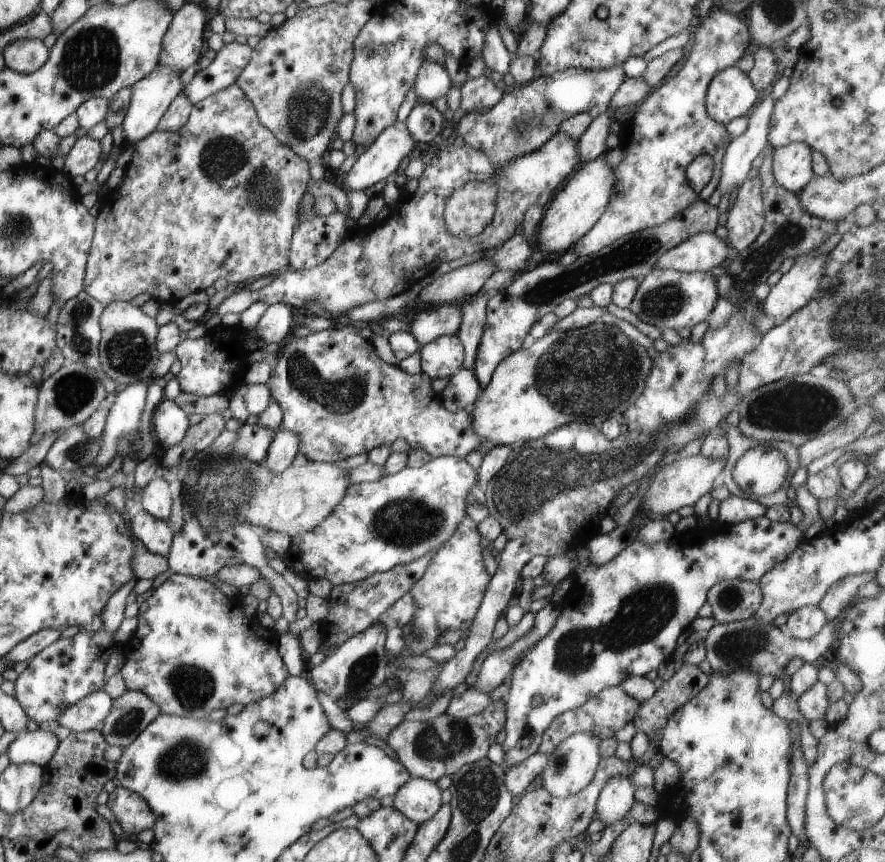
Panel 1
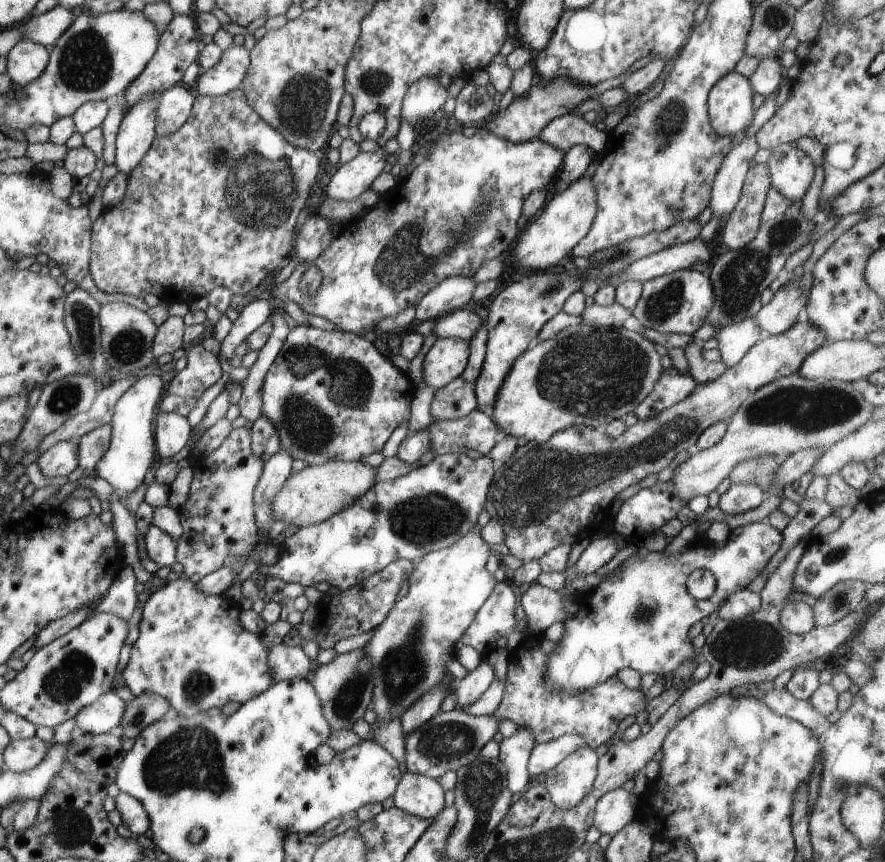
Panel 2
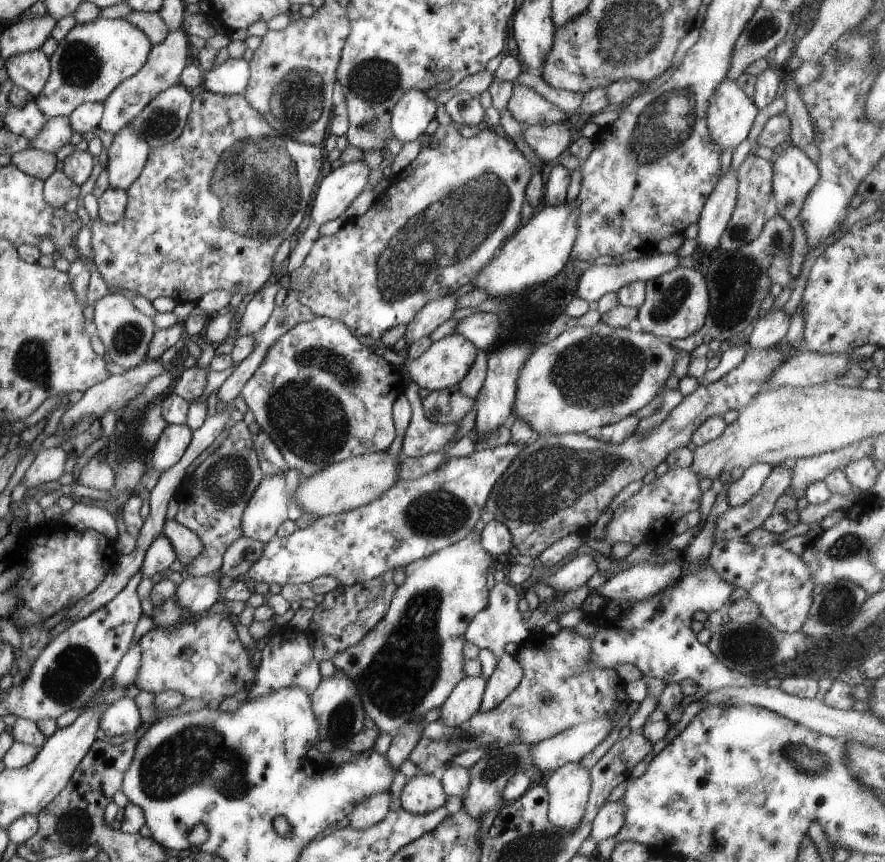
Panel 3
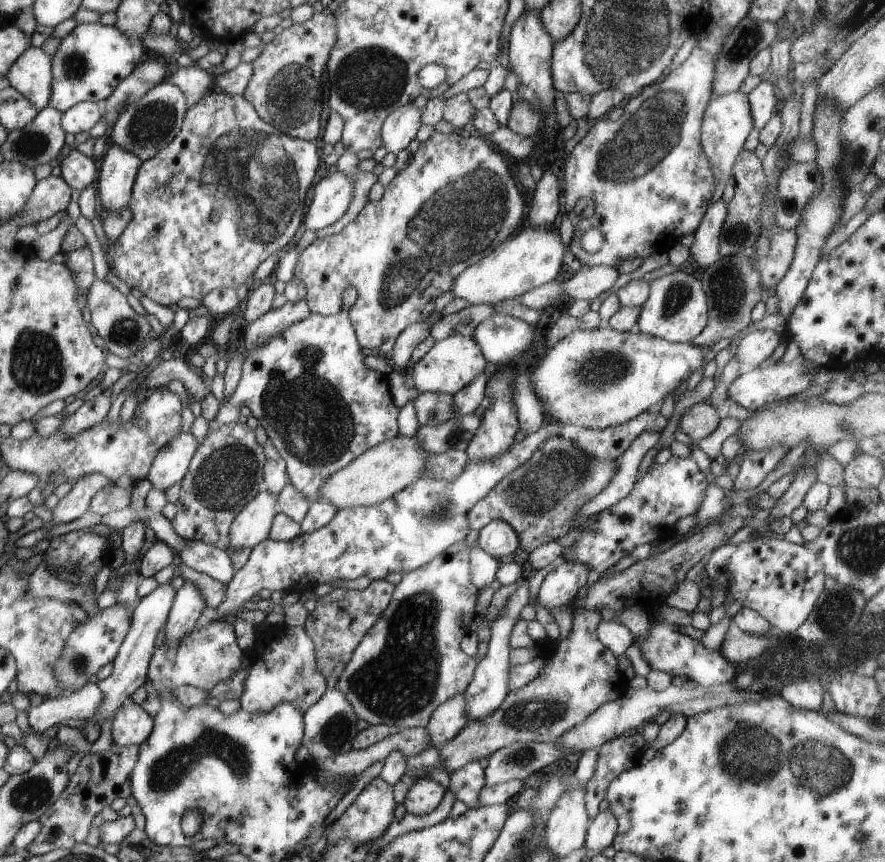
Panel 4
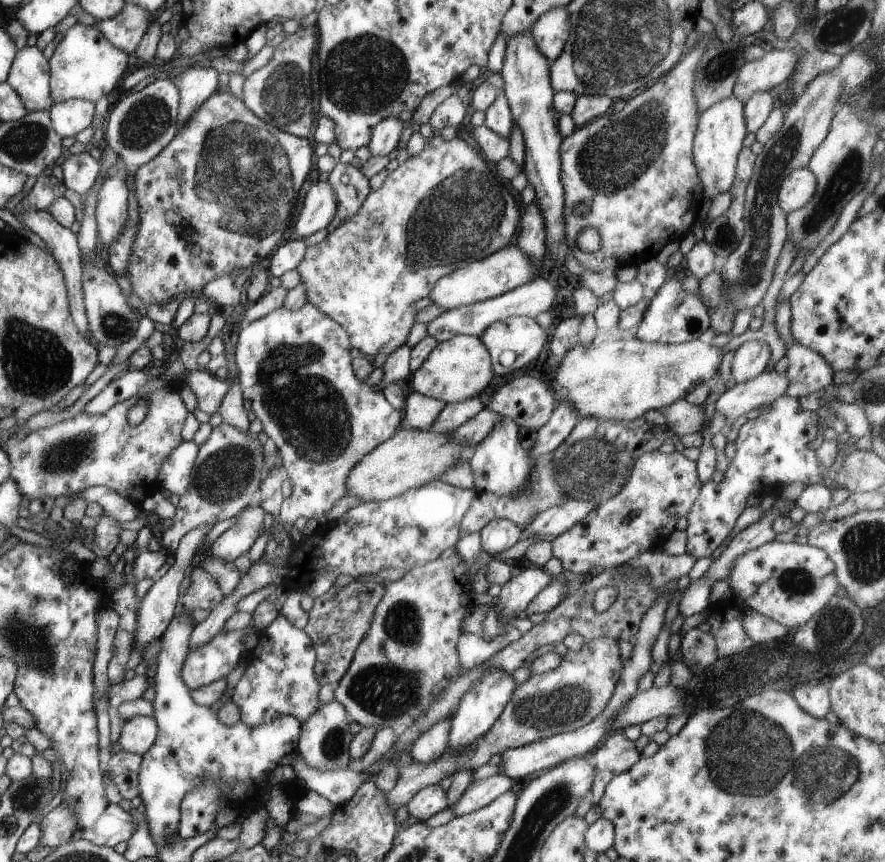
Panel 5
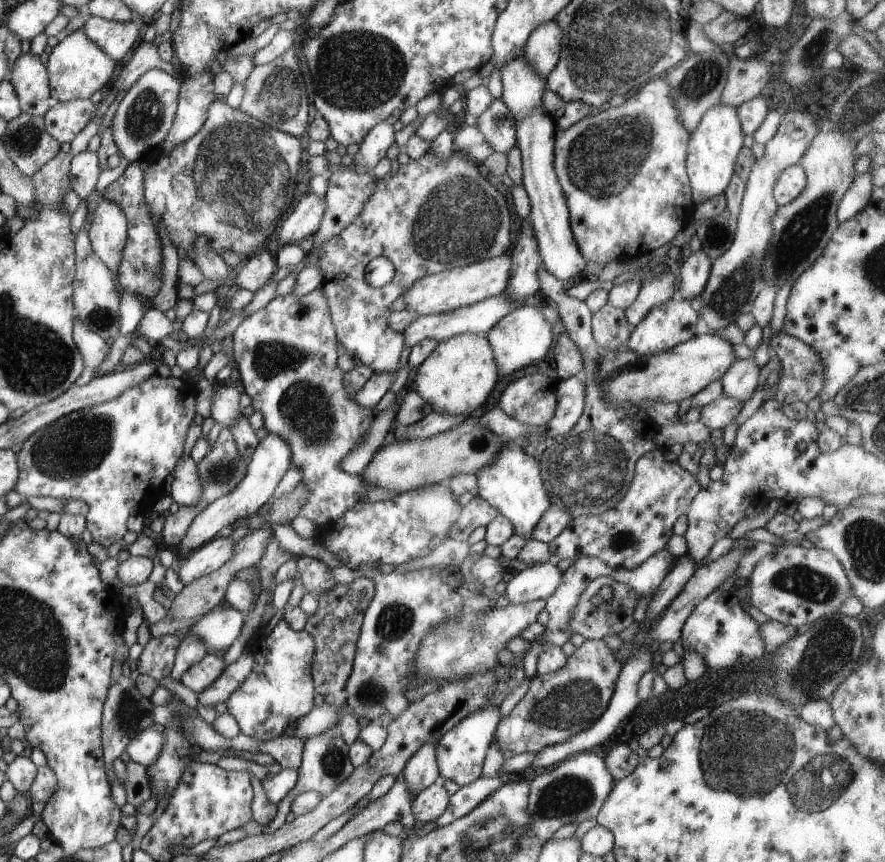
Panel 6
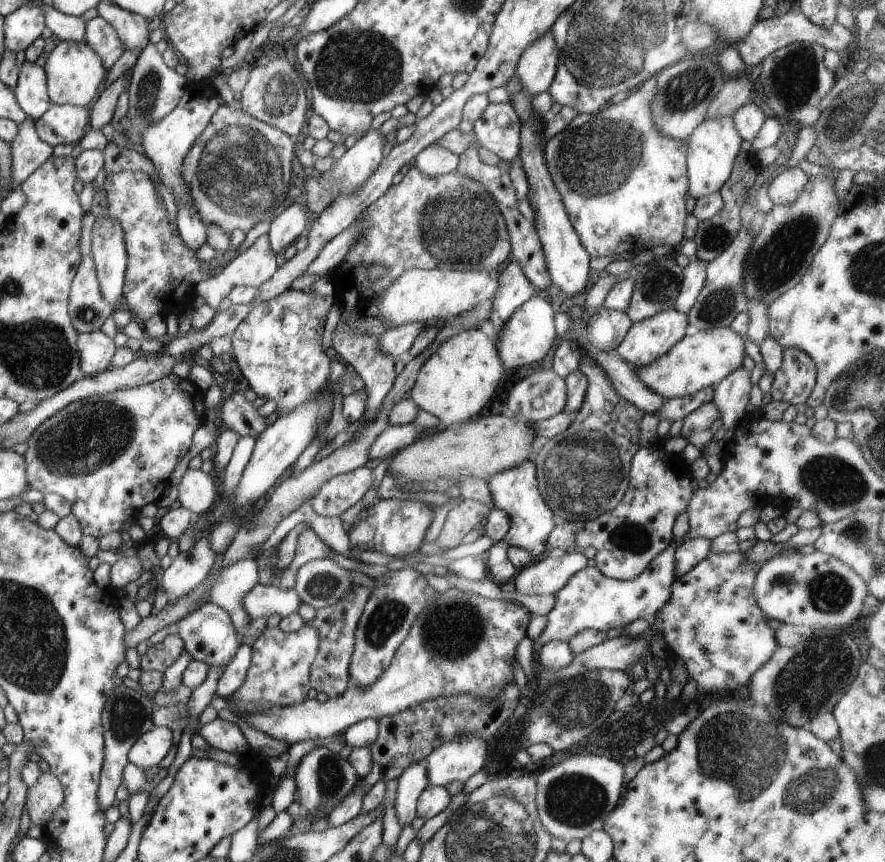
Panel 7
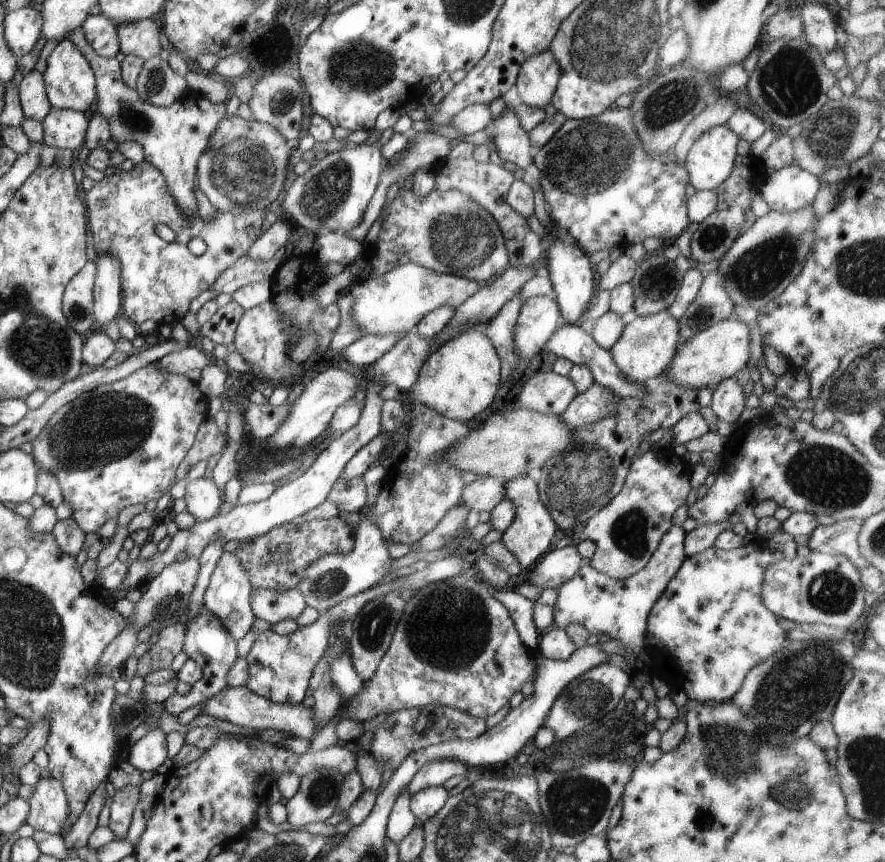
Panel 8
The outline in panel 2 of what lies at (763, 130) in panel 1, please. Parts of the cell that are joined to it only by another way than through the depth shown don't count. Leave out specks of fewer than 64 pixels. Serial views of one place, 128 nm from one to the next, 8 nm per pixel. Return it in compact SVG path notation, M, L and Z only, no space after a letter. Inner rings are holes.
M755 134L746 136L730 150L719 165L711 183L709 208L715 218L725 218L735 208L739 200L742 184L749 170L749 161L759 146L755 142Z

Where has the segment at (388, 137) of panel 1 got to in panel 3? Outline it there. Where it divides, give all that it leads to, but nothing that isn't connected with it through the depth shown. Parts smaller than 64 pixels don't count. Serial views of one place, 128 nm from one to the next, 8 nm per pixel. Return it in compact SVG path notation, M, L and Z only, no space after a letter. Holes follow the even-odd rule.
M363 160L343 163L329 172L313 194L309 210L311 223L323 224L342 216L349 203L367 188L371 168Z

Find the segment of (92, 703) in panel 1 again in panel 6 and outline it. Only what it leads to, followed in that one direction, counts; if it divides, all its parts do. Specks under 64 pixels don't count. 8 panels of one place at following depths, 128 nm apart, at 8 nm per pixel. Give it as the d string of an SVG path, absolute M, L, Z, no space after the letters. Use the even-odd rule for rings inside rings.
M152 723L149 729L139 732L126 747L124 758L147 769L159 756L164 740L164 728Z

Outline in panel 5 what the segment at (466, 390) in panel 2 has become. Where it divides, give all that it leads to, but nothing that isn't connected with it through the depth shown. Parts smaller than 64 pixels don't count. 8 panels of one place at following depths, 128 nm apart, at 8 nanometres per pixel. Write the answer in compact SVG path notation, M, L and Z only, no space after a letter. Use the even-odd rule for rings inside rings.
M407 390L401 411L402 421L405 422L408 429L428 431L443 406L444 404L439 400L422 396L416 391Z

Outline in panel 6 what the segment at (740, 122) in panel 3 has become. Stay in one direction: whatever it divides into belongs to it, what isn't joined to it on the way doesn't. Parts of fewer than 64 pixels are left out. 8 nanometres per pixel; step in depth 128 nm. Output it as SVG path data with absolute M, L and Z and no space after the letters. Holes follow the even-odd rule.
M719 103L703 114L696 128L688 136L686 147L685 169L694 206L725 191L733 175L735 160L742 148L743 137L735 107Z

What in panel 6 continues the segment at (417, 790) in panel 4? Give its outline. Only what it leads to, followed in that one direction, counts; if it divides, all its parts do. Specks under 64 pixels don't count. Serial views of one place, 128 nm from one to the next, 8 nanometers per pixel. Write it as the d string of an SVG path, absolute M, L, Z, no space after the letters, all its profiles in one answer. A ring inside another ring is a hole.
M440 780L427 786L410 802L411 811L416 821L426 823L435 821L448 804L448 795Z

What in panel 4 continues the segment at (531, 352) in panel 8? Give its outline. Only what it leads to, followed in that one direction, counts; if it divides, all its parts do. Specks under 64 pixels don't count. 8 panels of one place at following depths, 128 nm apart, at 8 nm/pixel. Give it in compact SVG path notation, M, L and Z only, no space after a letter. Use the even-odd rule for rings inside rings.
M498 313L481 320L473 330L473 340L490 367L502 368L511 364L527 350L535 338L535 327L517 318Z

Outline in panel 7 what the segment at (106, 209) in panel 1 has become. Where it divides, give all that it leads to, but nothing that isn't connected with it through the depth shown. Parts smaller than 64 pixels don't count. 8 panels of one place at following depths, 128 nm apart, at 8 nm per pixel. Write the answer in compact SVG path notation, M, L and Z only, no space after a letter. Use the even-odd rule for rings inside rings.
M221 102L219 109L211 116L210 122L195 143L192 143L183 160L183 179L188 185L203 224L212 223L219 227L223 234L230 236L235 234L235 230L251 230L269 214L279 216L305 193L304 181L307 176L297 158L297 154L303 151L302 144L296 142L295 137L289 137L282 131L249 117L241 110L233 110Z

